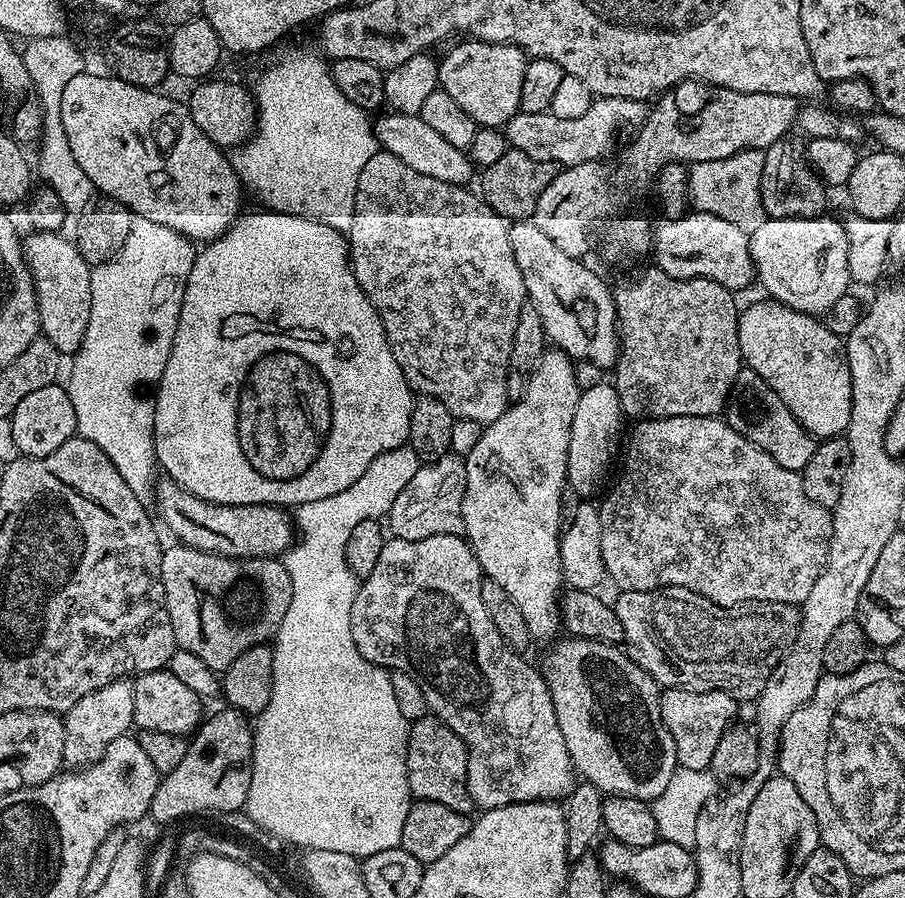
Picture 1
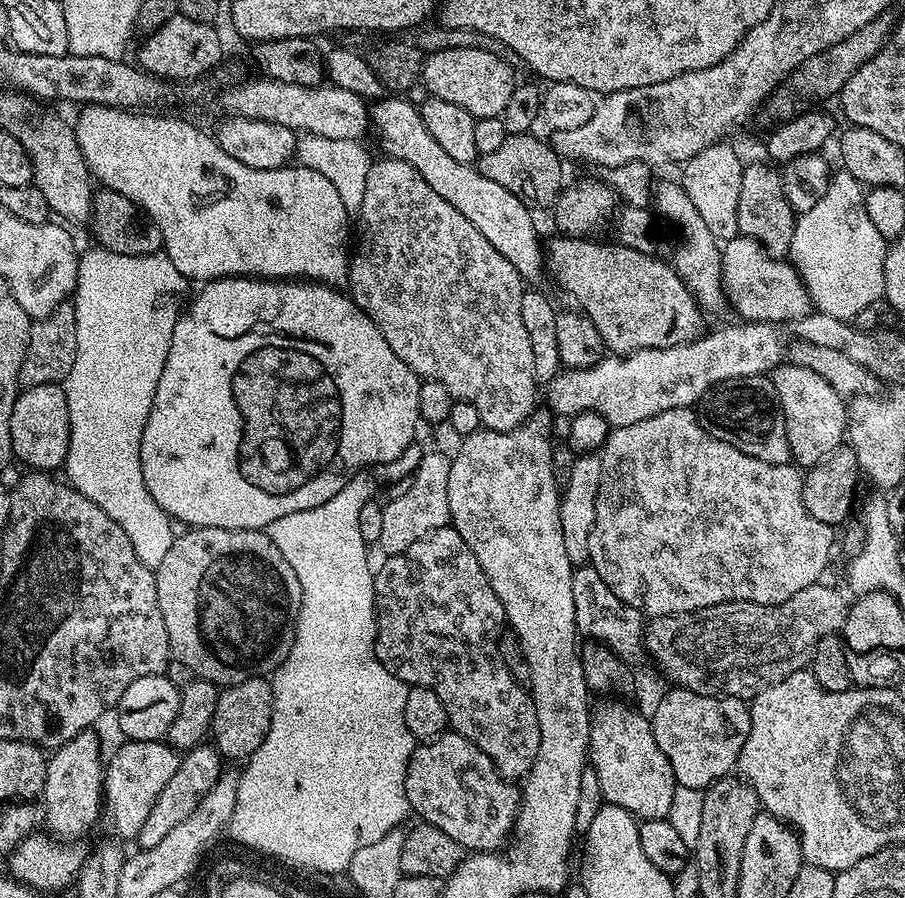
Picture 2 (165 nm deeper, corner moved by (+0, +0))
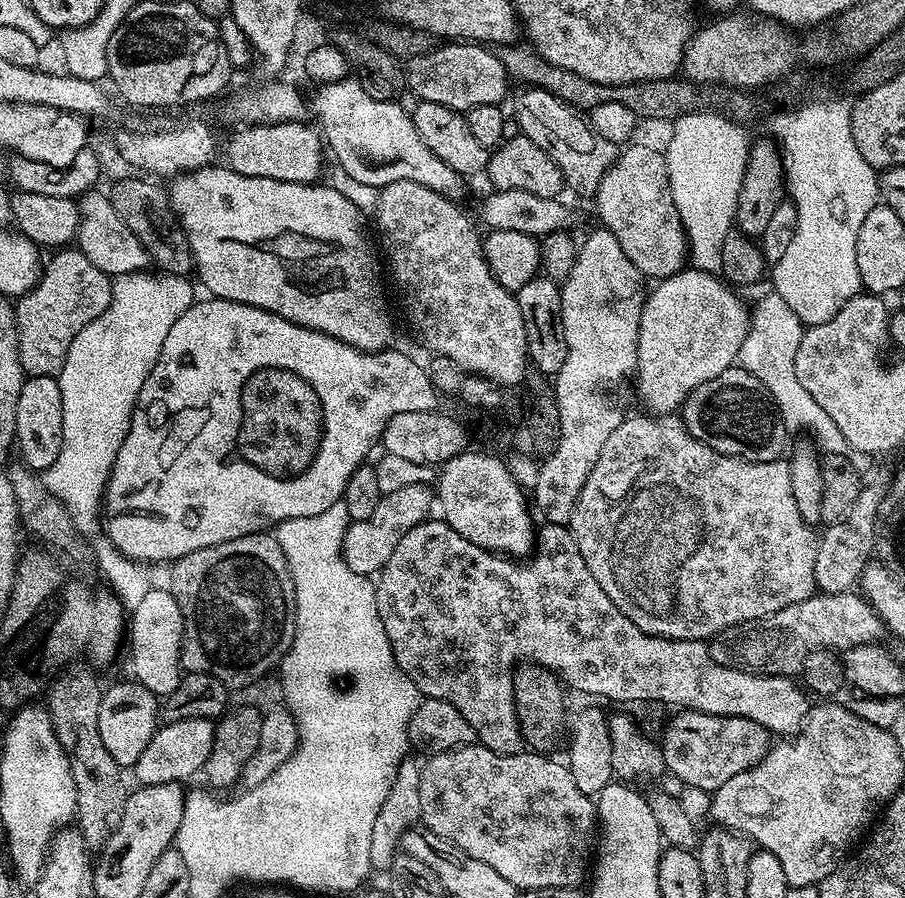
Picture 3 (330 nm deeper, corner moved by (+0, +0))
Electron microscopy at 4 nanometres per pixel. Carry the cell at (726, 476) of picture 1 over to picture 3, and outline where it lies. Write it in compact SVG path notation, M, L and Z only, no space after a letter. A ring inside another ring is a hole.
M643 414L621 419L618 430L610 434L606 446L602 446L602 454L598 454L598 462L594 462L594 470L586 478L582 492L578 494L578 502L572 511L570 527L574 542L578 542L578 550L582 558L586 558L586 566L590 566L590 574L598 581L598 586L606 590L610 602L634 622L646 634L661 636L671 640L711 641L726 628L736 624L745 624L751 620L761 620L764 616L774 614L786 606L794 606L794 602L802 602L813 595L817 589L814 578L814 558L816 557L817 533L813 525L807 524L798 514L798 502L794 502L794 490L790 490L790 470L788 460L781 458L770 462L754 462L744 460L741 456L727 456L694 438L684 428L684 421L676 414Z

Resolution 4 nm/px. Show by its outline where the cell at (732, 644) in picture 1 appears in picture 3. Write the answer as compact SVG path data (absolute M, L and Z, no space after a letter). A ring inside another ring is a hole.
M852 590L817 591L802 602L794 602L794 606L786 606L761 620L724 629L715 637L714 655L718 662L731 664L755 676L795 677L804 667L806 654L814 650L857 648L883 641L883 636L886 636L884 624L863 595Z

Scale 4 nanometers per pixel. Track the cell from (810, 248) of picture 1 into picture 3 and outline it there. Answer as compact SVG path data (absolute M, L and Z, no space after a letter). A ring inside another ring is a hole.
M688 266L679 272L675 272L672 276L666 277L665 280L659 281L655 285L656 289L647 293L644 309L640 315L640 329L638 330L638 354L636 355L636 366L634 369L634 377L636 376L636 388L640 391L640 400L645 404L647 411L652 414L672 414L683 405L698 386L702 386L706 382L710 382L710 378L718 378L718 374L722 374L722 370L733 367L734 361L740 355L740 347L744 344L744 339L750 327L750 308L744 305L742 301L736 297L737 289L729 284L727 280L721 278L715 272L703 272L697 268Z

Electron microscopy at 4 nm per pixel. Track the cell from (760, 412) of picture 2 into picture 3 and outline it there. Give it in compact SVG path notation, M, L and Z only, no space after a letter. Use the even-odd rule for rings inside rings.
M733 366L722 370L722 374L718 374L718 378L710 378L710 382L694 389L682 405L682 419L686 431L694 438L698 438L698 442L727 456L741 456L744 460L753 460L754 462L770 462L781 459L785 455L784 443L790 440L790 433L784 429L784 420L776 411L768 388L742 366Z

